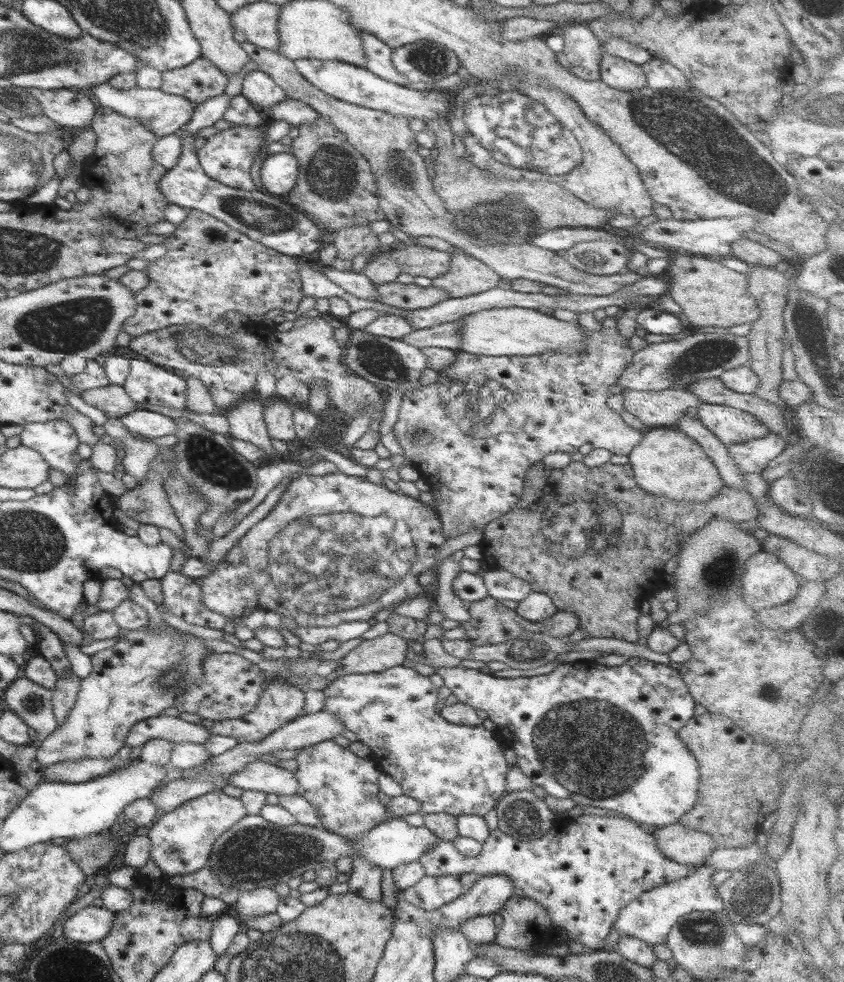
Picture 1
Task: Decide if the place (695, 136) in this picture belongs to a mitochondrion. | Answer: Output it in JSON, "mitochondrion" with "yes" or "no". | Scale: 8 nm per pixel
{"mitochondrion":"yes"}

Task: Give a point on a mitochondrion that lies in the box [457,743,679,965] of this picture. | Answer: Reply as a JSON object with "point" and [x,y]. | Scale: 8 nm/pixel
{"point":[522,816]}

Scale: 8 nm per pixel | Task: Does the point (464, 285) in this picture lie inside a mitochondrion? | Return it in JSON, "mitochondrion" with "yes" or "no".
{"mitochondrion":"no"}

